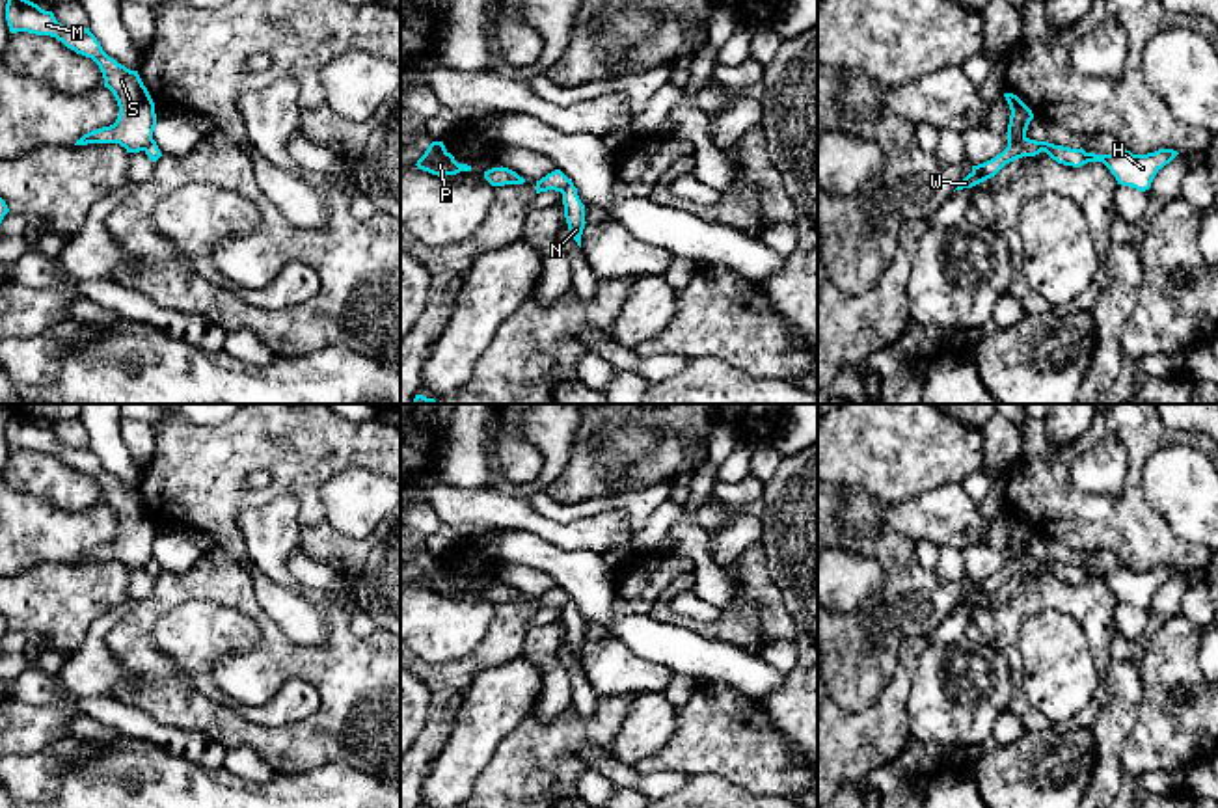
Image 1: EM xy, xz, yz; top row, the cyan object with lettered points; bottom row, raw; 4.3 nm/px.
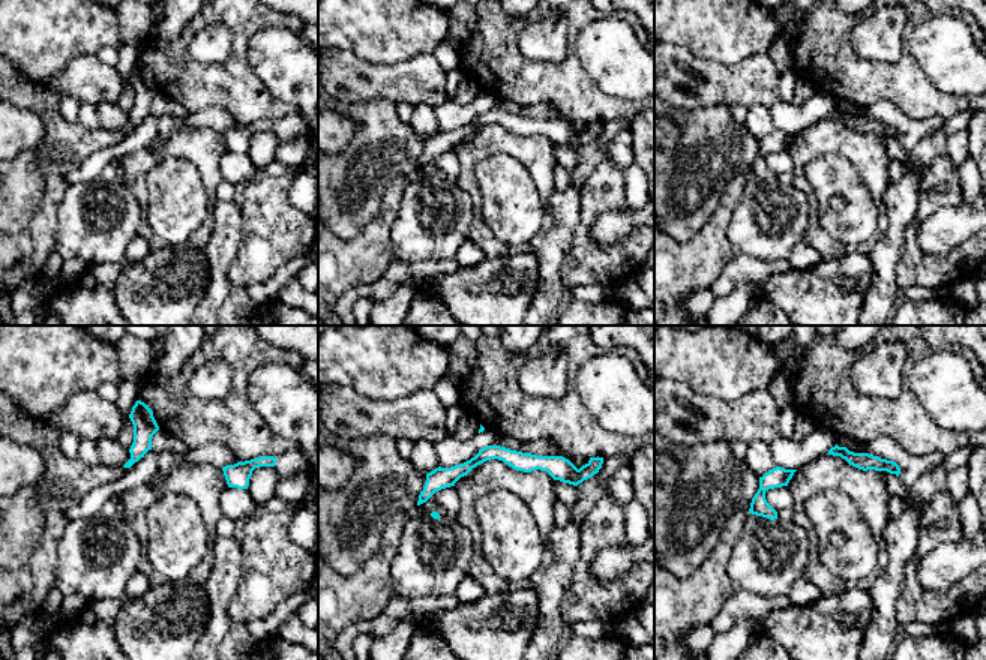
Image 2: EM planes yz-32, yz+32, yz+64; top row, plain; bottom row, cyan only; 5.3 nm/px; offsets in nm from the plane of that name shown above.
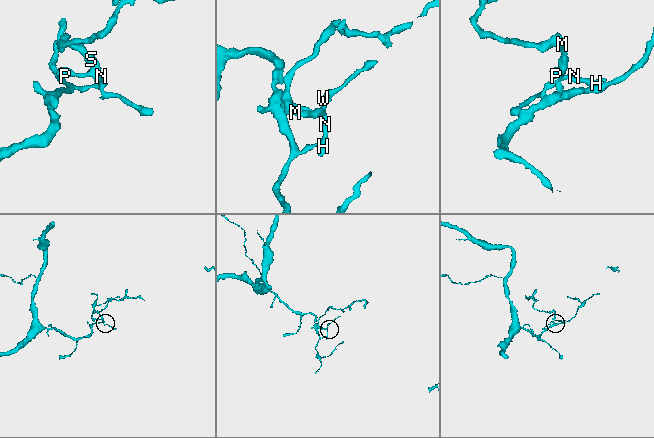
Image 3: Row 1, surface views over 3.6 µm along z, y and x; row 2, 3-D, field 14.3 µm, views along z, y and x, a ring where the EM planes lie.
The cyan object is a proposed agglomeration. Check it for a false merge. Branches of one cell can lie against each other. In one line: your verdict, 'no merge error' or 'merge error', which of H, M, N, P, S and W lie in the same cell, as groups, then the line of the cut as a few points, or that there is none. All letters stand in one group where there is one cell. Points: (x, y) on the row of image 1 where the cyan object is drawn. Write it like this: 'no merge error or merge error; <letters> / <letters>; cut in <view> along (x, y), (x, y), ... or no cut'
merge error; H N W / M P S; cut in yz along (1025, 134), (1008, 148)

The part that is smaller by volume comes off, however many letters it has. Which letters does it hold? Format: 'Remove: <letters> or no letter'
Remove: M, P, S

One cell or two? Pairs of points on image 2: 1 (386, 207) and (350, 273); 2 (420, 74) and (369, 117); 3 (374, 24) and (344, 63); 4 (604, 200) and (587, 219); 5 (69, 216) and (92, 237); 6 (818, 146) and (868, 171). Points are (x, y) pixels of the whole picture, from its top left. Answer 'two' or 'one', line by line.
1: one
2: two
3: two
4: one
5: one
6: one

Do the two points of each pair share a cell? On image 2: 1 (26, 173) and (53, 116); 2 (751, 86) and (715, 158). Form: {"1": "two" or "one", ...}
{"1": "one", "2": "two"}

